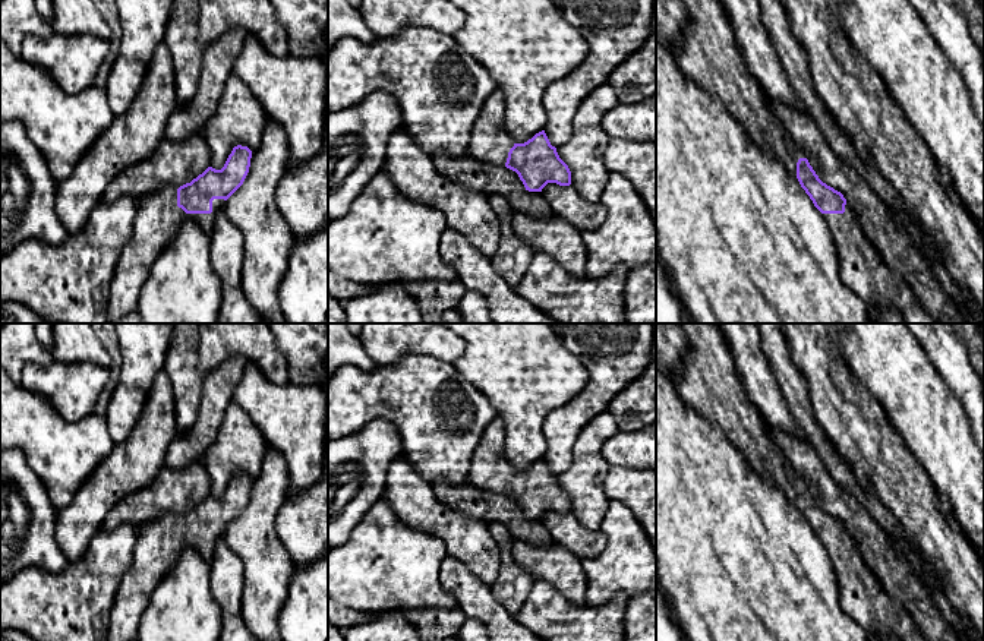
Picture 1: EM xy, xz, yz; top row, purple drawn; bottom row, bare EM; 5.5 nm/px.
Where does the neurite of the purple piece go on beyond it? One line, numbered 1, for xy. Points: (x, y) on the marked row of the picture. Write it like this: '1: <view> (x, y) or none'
1: xy (158, 218)

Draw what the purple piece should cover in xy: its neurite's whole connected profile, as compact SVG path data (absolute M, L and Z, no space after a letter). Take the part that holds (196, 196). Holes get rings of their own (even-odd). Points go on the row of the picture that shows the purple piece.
M237 145L221 170L208 167L190 183L180 187L167 184L138 203L133 236L123 247L114 269L105 307L107 322L136 312L154 260L176 237L186 218L199 224L209 237L215 215L243 184L250 158L252 151Z

